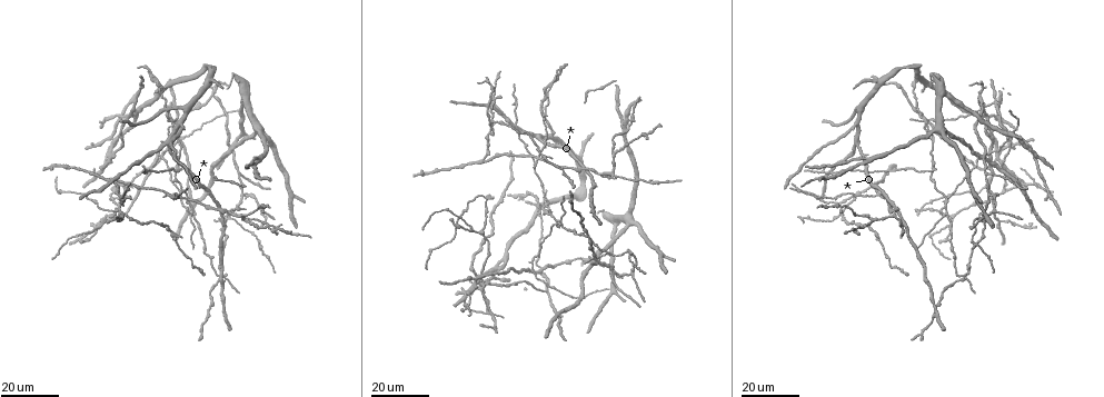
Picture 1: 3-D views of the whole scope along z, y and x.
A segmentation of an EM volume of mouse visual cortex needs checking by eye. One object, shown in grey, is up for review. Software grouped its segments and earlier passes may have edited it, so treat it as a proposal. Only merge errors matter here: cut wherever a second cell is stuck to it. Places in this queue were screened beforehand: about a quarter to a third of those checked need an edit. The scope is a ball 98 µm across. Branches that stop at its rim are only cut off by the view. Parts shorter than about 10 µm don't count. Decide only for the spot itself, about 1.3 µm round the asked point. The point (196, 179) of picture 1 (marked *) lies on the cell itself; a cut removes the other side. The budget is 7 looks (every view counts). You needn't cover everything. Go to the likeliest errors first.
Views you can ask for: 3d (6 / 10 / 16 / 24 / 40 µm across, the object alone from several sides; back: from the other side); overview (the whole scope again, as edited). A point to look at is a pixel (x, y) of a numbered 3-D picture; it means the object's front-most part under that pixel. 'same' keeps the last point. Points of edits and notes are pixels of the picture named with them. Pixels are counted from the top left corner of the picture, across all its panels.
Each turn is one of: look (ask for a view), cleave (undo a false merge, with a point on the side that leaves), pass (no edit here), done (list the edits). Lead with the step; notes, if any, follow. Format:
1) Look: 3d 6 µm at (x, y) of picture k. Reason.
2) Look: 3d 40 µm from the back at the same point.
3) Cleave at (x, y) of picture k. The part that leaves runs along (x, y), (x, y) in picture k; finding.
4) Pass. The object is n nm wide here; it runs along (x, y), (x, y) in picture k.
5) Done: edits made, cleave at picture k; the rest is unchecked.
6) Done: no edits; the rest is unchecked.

Look: 3d 24 µm at (488, 312) of picture 1. Four arms meet.

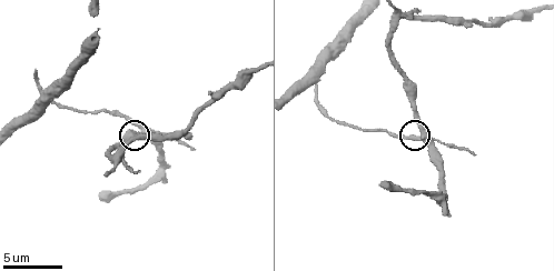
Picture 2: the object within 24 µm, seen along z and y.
Look: 3d 10 µm at (142, 128) of picture 2.

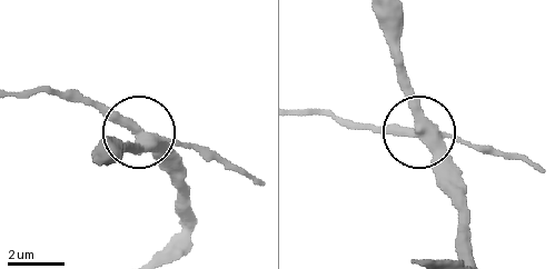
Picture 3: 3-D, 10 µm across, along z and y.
Pass. 4 arms meet here; it runs along (378, 11), (418, 133), (455, 181) in picture 3; one cell here.

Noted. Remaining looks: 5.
Look: 3d 24 µm at (167, 196) of picture 1. Small branch off a trunk.

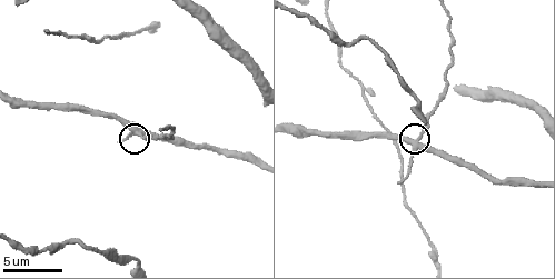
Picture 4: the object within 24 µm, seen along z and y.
Look: 3d 10 µm at (137, 134) of picture 4. Zoom in.

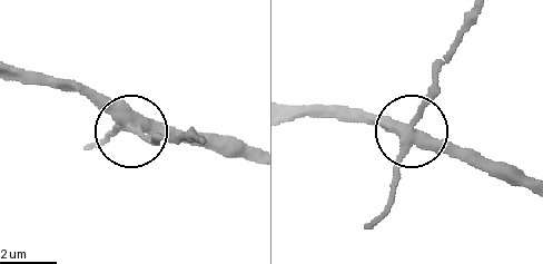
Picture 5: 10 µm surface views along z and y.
Cleave at (141, 137) of picture 5. The part that leaves runs along (405, 134), (465, 15) in picture 5; two cells meet here.

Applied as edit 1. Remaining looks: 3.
Look: 3d 24 µm at (990, 193) of picture 1. Looks like a crossing.

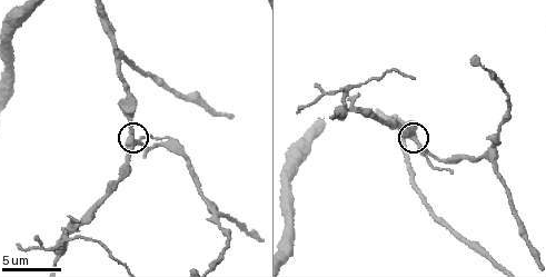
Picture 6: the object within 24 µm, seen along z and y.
Look: 3d 6 µm at (416, 137) of picture 6. Closer look.

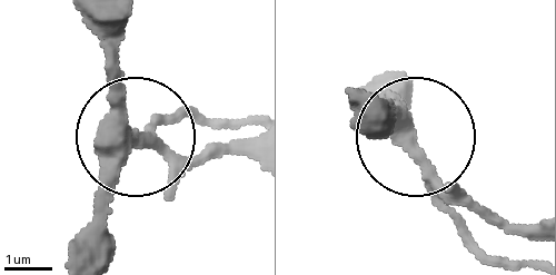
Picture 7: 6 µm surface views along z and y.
Look: 3d 6 µm from the back at (131, 137) of picture 7.

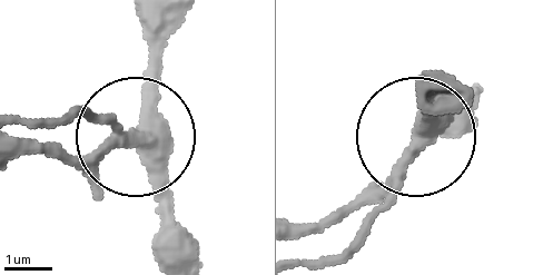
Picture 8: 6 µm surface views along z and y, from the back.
Pass. Continuous, no second cell.

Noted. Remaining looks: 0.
Done: edits made, cleave at picture 5; the rest is unchecked.

